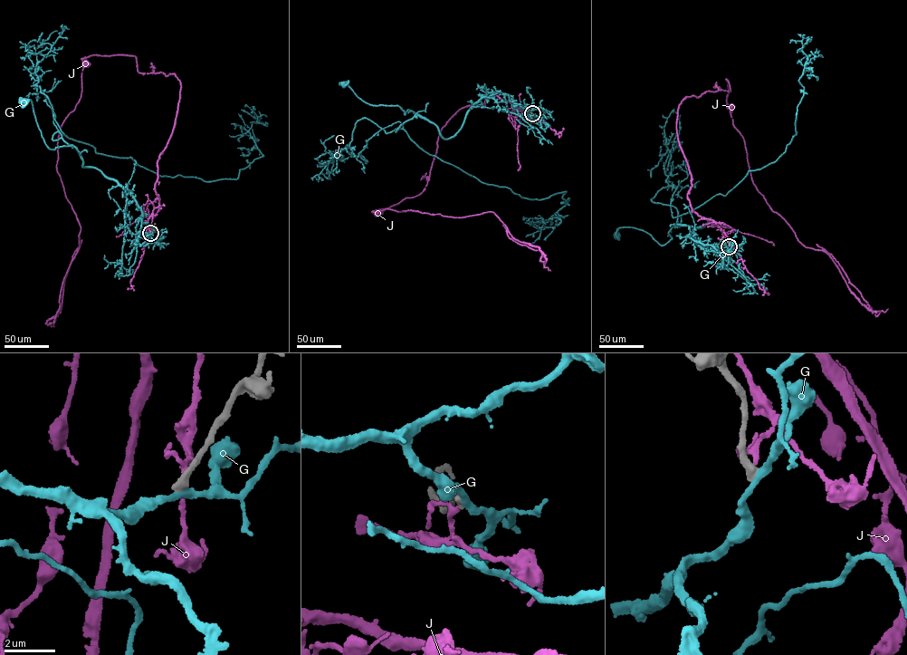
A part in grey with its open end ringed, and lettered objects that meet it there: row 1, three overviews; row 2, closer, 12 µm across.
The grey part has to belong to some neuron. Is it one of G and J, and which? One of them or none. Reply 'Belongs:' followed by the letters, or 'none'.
Belongs: none

